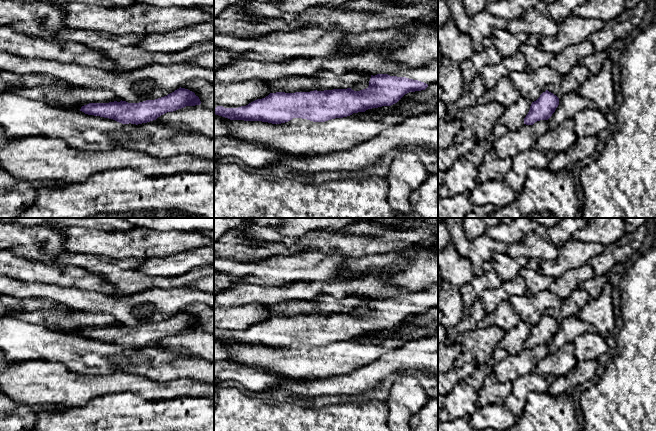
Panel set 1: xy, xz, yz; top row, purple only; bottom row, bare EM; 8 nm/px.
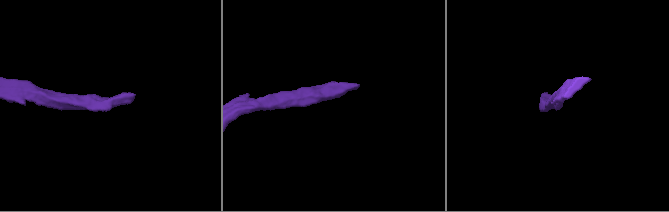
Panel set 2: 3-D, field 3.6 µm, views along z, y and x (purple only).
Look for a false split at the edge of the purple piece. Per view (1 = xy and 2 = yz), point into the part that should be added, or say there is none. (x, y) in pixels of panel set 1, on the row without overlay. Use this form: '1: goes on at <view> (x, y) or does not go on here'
1: does not go on here
2: does not go on here

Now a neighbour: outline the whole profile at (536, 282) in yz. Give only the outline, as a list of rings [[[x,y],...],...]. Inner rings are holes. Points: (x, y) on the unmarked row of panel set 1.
[[[530,259],[529,263],[522,267],[519,275],[523,277],[526,282],[527,292],[530,295],[535,295],[545,290],[548,290],[554,278],[542,274],[539,270],[539,262],[537,259]]]

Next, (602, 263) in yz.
[[[621,243],[605,246],[603,252],[589,260],[595,275],[606,275],[609,270],[619,261]]]

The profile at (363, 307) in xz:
[[[370,298],[362,300],[360,304],[351,311],[351,313],[354,315],[360,315],[360,314],[368,312],[370,302],[371,302]]]

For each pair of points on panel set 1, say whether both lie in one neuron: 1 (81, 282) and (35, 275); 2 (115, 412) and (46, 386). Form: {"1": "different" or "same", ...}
{"1": "same", "2": "different"}

